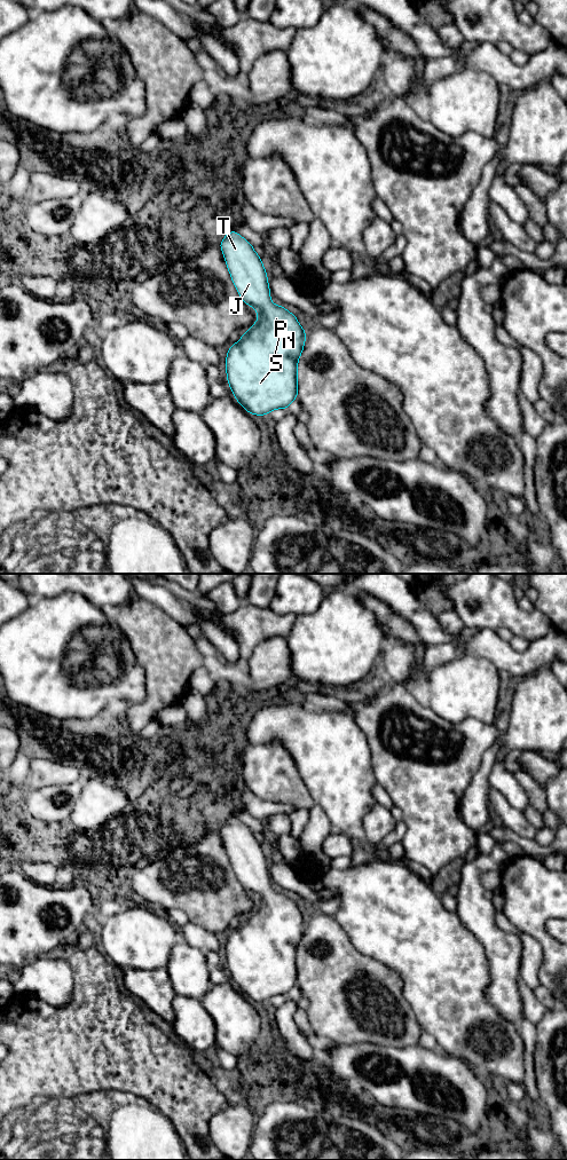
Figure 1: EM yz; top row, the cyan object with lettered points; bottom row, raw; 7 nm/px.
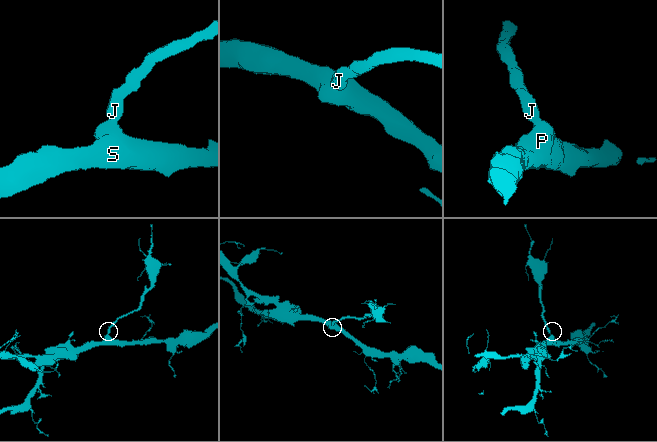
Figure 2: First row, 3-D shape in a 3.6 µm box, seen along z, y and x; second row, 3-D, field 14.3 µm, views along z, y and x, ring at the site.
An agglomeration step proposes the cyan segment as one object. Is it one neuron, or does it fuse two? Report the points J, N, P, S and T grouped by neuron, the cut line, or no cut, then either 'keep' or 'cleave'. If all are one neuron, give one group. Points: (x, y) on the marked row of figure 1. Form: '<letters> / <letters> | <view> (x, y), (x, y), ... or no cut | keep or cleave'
J N P S T | no cut | keep

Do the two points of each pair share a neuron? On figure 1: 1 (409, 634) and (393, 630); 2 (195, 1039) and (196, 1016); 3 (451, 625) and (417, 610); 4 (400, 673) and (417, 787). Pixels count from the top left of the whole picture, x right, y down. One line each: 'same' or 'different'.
1: same
2: same
3: different
4: different

